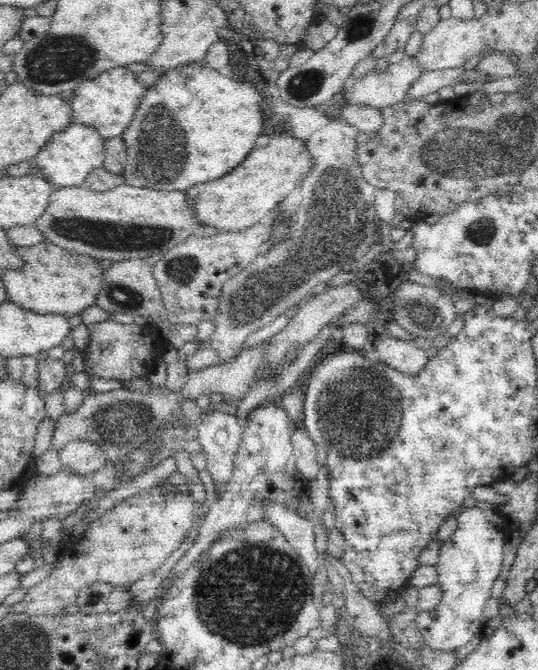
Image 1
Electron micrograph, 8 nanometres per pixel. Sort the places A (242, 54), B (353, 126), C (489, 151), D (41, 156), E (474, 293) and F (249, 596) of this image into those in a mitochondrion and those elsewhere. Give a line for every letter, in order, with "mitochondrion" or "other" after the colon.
A: other
B: other
C: mitochondrion
D: other
E: other
F: mitochondrion

